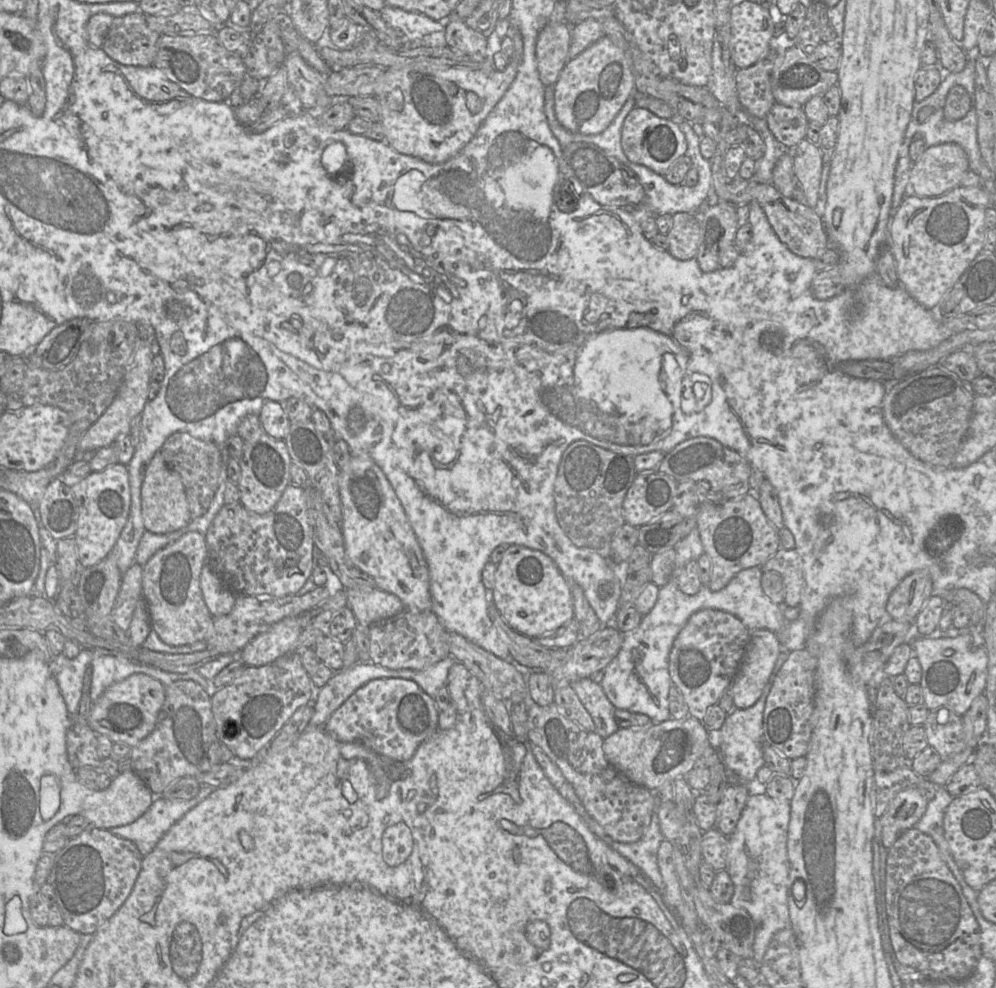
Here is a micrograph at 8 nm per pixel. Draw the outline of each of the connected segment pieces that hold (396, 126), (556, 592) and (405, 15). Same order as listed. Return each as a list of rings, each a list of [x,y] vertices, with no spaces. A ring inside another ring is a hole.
[[[495,30],[489,37],[487,37],[485,61],[480,70],[473,70],[468,68],[456,68],[447,65],[436,65],[429,62],[413,63],[412,65],[403,68],[384,68],[385,69],[384,74],[382,75],[380,81],[376,86],[376,91],[374,96],[378,99],[381,105],[381,123],[385,128],[385,134],[387,139],[386,143],[388,143],[394,150],[396,150],[401,154],[413,156],[431,164],[443,163],[449,160],[450,158],[454,157],[455,155],[457,155],[463,149],[463,147],[472,139],[472,137],[475,135],[480,125],[489,115],[489,113],[493,110],[495,105],[499,102],[499,100],[508,90],[511,83],[514,81],[516,77],[518,66],[520,64],[516,60],[510,60],[508,65],[502,71],[497,71],[497,69],[495,68],[493,57],[497,52],[501,51],[502,40],[503,38],[500,38],[495,32]],[[393,89],[400,89],[403,94],[403,102],[401,106],[399,105],[399,103],[396,103],[394,107],[389,103],[389,93]]]
[[[521,545],[509,546],[497,565],[492,599],[505,622],[532,639],[555,632],[574,617],[571,588],[553,560]]]
[[[386,5],[381,11],[382,19],[392,28],[403,32],[408,40],[421,39],[425,35],[445,32],[445,21],[436,21],[424,14],[408,12]]]

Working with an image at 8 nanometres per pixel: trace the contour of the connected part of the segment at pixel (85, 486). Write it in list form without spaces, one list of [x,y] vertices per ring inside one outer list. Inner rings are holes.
[[[116,463],[99,472],[91,472],[71,485],[78,506],[77,530],[74,539],[81,568],[88,568],[110,554],[125,526],[131,505],[127,465]]]

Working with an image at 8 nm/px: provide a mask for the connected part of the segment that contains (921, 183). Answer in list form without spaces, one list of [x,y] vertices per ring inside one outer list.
[[[944,143],[927,147],[917,161],[912,164],[909,190],[919,197],[938,197],[961,186],[961,180],[967,171],[969,171],[969,161],[960,145]]]

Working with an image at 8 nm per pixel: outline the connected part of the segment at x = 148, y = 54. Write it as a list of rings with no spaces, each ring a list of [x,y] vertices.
[[[136,13],[113,18],[102,50],[112,60],[126,66],[152,66],[160,34],[151,30],[146,15]]]

